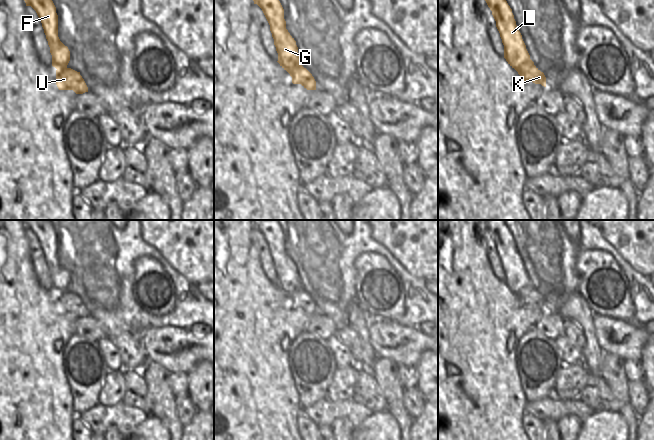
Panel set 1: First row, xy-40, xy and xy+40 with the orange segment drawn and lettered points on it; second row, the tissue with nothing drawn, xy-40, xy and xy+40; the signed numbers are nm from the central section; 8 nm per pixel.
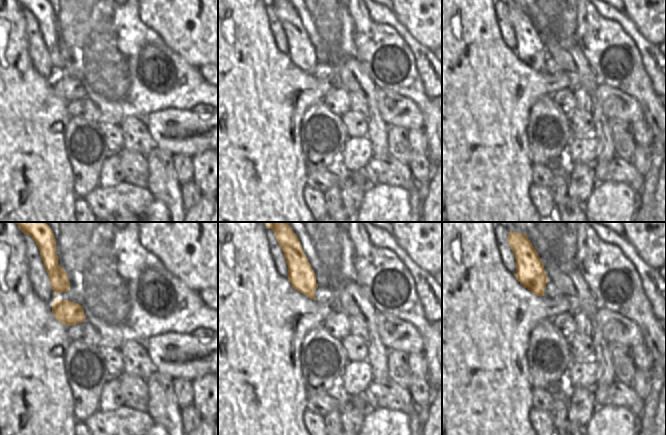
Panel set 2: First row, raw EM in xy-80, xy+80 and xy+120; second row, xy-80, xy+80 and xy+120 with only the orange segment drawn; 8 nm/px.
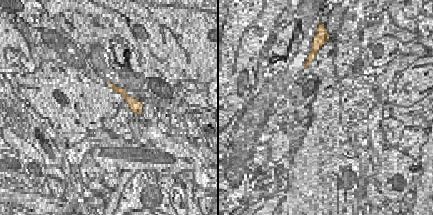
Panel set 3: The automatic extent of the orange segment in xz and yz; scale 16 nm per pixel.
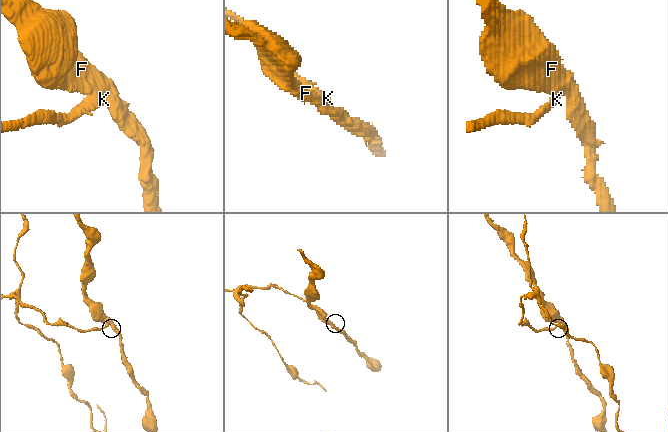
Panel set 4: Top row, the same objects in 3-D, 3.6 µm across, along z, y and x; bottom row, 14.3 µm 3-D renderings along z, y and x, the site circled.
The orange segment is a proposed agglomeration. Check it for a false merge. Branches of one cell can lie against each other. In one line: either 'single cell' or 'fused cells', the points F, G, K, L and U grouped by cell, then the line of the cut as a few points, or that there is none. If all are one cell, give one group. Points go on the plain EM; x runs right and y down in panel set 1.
fused cells; F G L / K U; cut in xy+40 along (533, 287), (527, 290), (520, 290), (516, 294)

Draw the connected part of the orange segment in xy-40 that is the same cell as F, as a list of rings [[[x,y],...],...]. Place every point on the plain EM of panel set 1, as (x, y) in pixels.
[[[22,220],[26,230],[31,230],[37,237],[52,279],[52,290],[66,292],[70,285],[70,275],[58,261],[58,239],[50,220]]]

